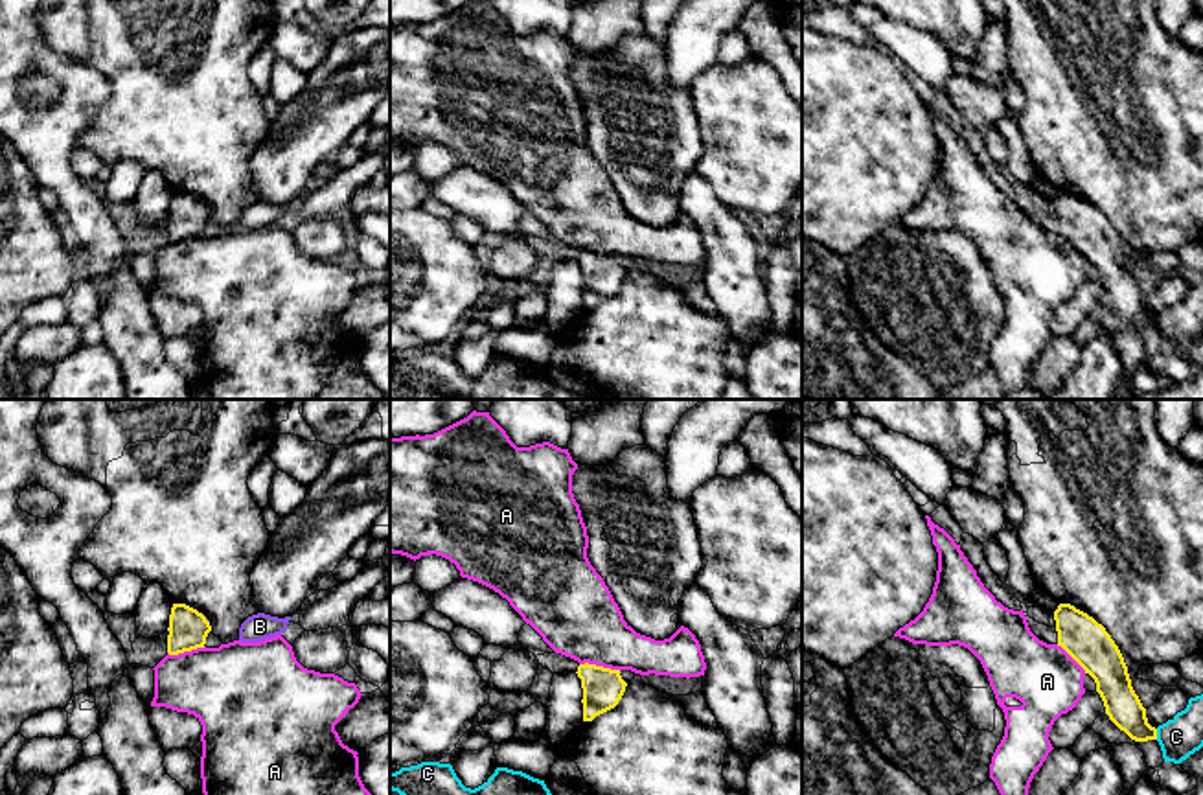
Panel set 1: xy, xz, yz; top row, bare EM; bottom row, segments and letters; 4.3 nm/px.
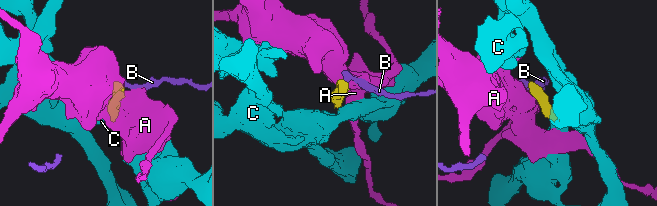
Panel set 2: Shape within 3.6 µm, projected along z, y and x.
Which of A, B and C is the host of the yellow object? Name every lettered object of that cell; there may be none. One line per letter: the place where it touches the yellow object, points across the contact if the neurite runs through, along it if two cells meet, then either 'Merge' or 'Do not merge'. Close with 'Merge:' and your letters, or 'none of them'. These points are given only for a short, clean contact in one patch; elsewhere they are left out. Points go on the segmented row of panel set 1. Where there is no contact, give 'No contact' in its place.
A: Touches yellow at xz (600, 667). Boundary: xz (580, 663), (618, 670). Do not merge
B: Touches yellow at xy (206, 621). Boundary: xy (205, 619), (208, 622). Do not merge
C: Touches yellow at yz (1156, 735). Boundary: yz (1156, 729), (1157, 738). Do not merge
Merge: none of them

